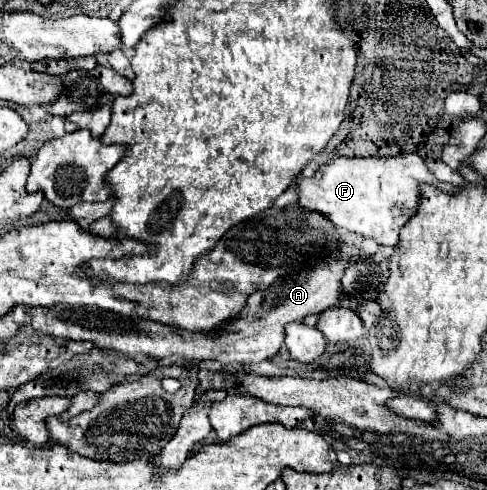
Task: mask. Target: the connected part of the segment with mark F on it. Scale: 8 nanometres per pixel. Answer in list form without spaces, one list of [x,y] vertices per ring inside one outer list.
[[[418,155],[398,157],[338,157],[320,167],[312,177],[300,177],[298,203],[304,209],[324,213],[336,227],[376,239],[378,243],[398,243],[398,233],[406,221],[416,215],[420,205],[420,187],[432,181],[432,173]]]

